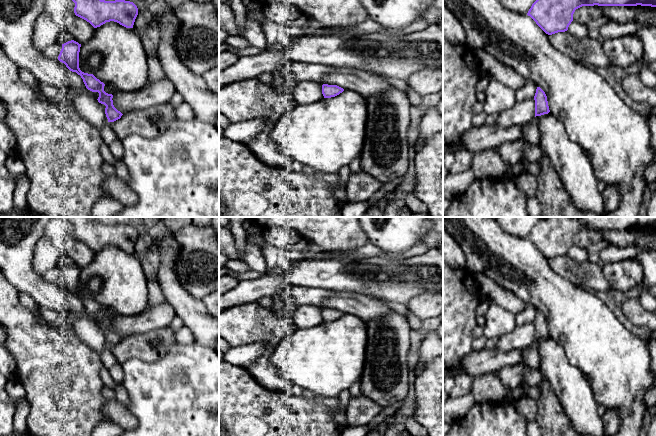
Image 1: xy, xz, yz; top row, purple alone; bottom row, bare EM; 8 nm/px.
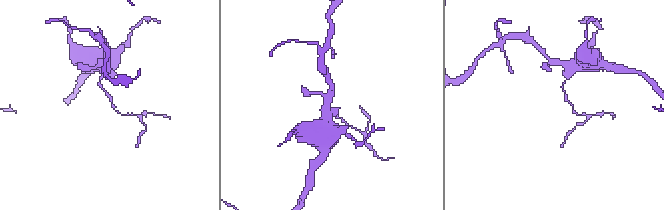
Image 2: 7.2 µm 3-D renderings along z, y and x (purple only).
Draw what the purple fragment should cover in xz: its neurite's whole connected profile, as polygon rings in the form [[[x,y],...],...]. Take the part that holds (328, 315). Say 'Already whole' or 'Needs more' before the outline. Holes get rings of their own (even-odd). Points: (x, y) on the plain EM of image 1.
Already whole. [[[323,308],[322,309],[322,318],[324,322],[331,322],[339,319],[344,315],[343,312],[337,310],[337,309],[328,309],[328,308]]]

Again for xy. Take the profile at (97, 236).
Already whole. [[[63,217],[74,227],[76,240],[89,246],[94,252],[114,245],[126,252],[133,252],[138,239],[137,230],[130,225],[105,225],[95,217]]]

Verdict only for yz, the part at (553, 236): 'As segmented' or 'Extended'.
As segmented

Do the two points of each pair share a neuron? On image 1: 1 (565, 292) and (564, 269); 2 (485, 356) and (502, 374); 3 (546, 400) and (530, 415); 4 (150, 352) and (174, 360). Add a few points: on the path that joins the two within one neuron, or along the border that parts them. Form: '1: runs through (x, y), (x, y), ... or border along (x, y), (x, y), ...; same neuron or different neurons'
1: border along (548, 261), (555, 271), (585, 289); different neurons
2: border along (520, 363), (507, 365), (494, 373); different neurons
3: border along (536, 400), (537, 415), (534, 419); different neurons
4: border along (176, 343), (156, 360), (140, 360); different neurons

